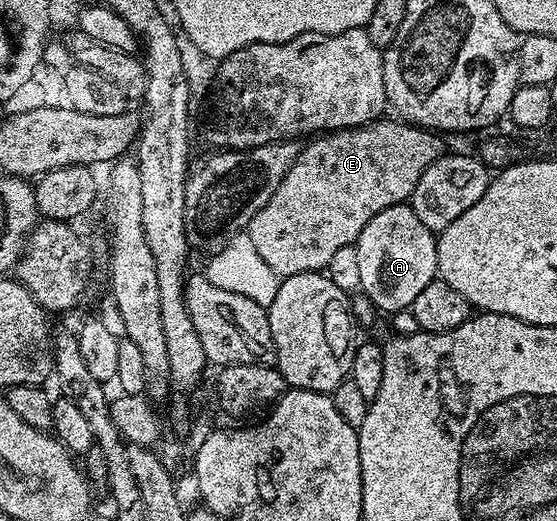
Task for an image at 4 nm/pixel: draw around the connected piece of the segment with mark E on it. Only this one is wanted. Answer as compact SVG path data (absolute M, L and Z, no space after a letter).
M382 118L362 128L340 128L337 132L326 132L310 139L309 144L298 151L291 170L279 182L279 190L271 194L271 202L255 214L250 222L247 234L251 242L255 242L255 250L259 250L259 258L275 270L282 278L319 272L328 269L333 255L345 247L356 245L359 234L363 234L363 226L375 218L383 210L396 204L404 204L412 197L419 178L423 178L423 170L431 166L446 151L445 144L436 131L418 128L400 119Z

